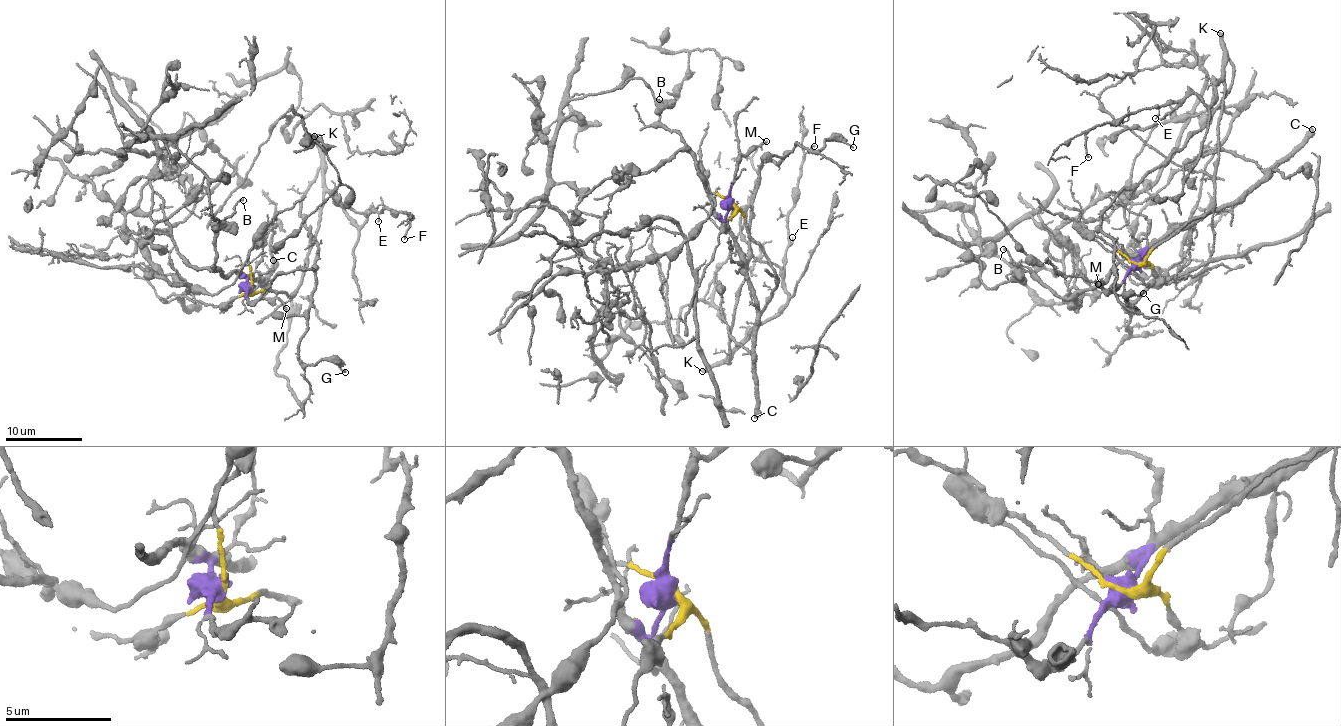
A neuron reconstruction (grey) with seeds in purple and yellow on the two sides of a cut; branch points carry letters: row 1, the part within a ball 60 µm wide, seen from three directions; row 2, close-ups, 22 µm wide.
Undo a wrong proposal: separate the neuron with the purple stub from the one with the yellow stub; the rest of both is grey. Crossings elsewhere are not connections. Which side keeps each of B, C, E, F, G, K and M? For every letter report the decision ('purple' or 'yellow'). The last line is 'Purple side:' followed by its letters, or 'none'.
B: purple
C: purple
E: yellow
F: yellow
G: yellow
K: yellow
M: purple
Purple side: B, C, M

